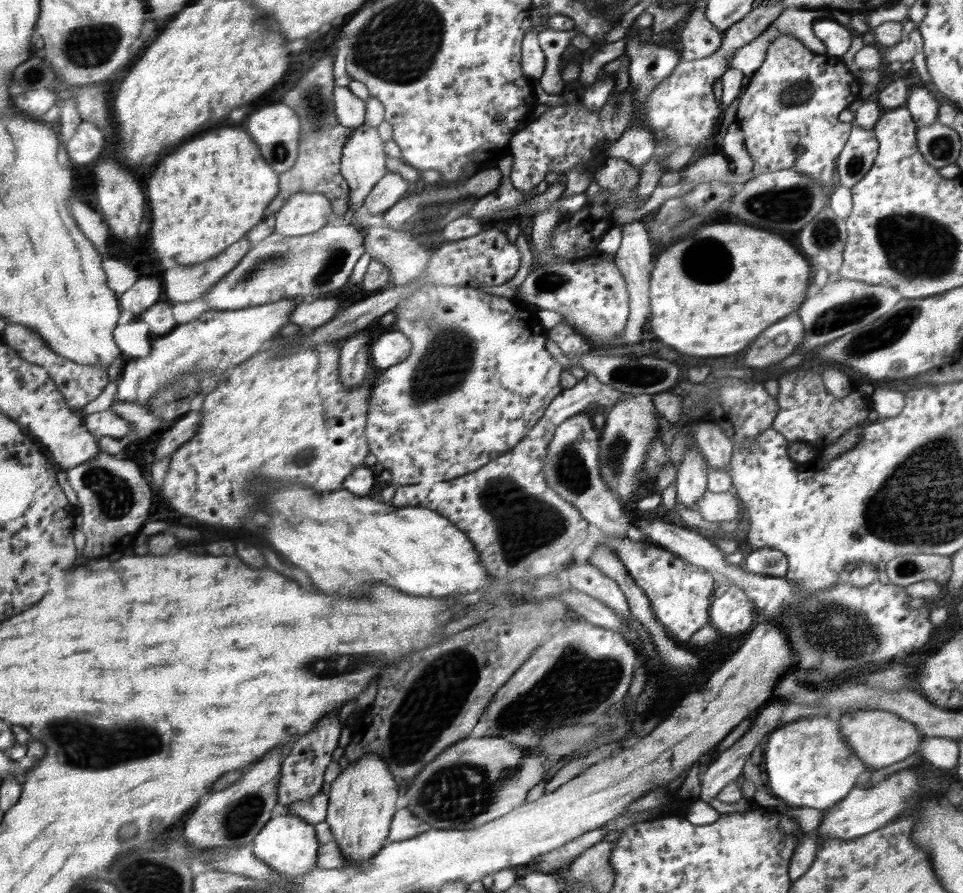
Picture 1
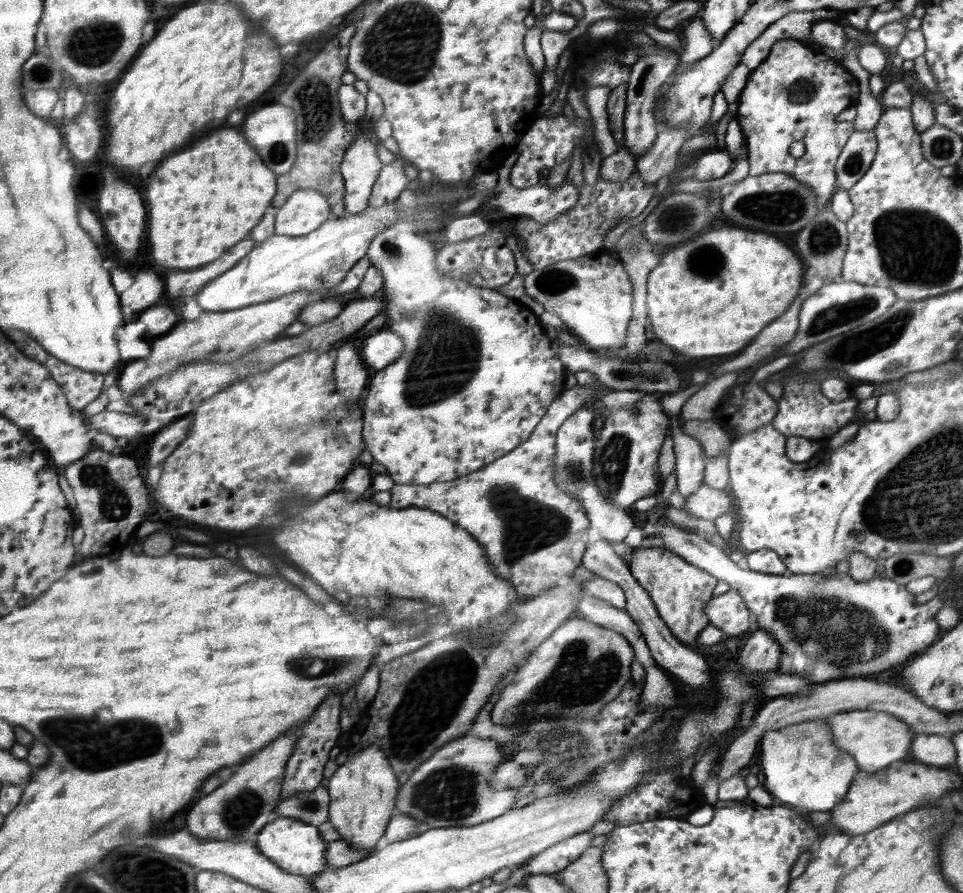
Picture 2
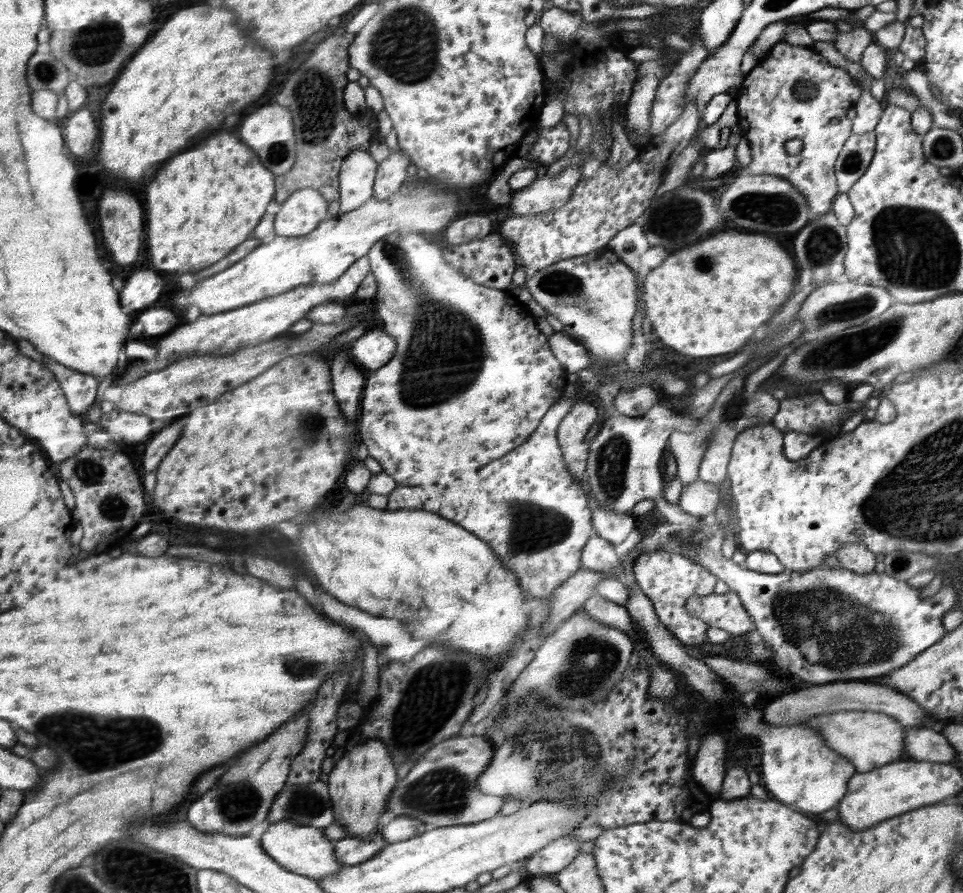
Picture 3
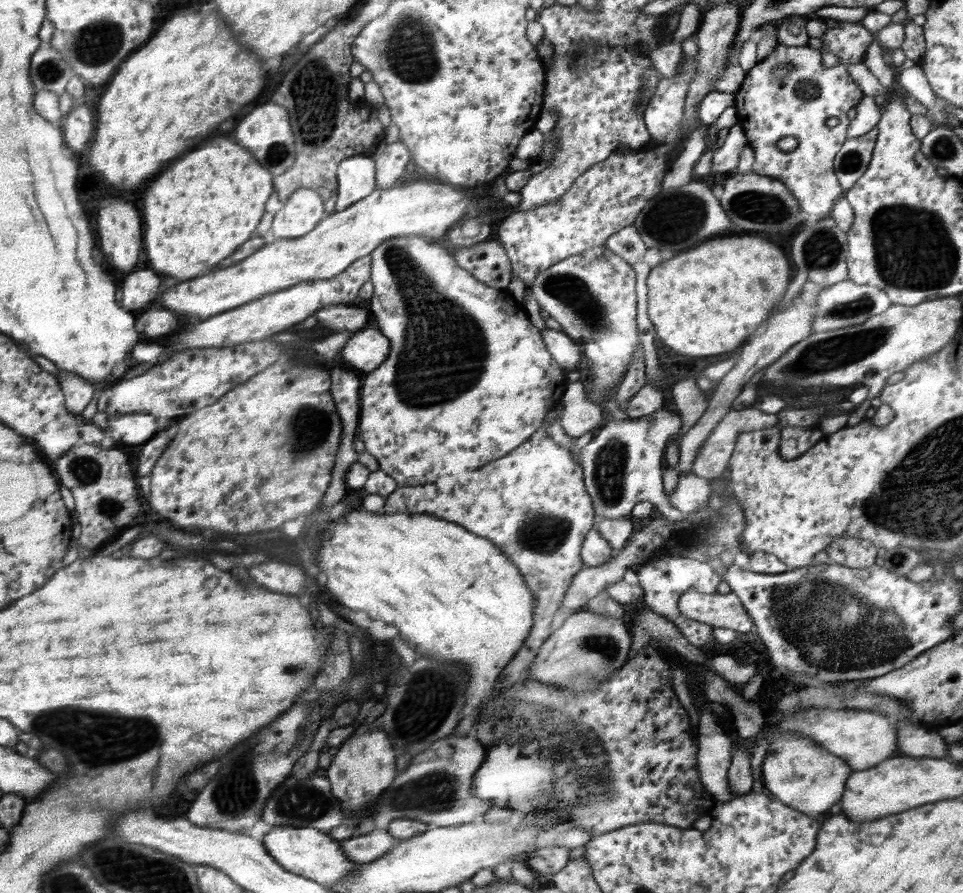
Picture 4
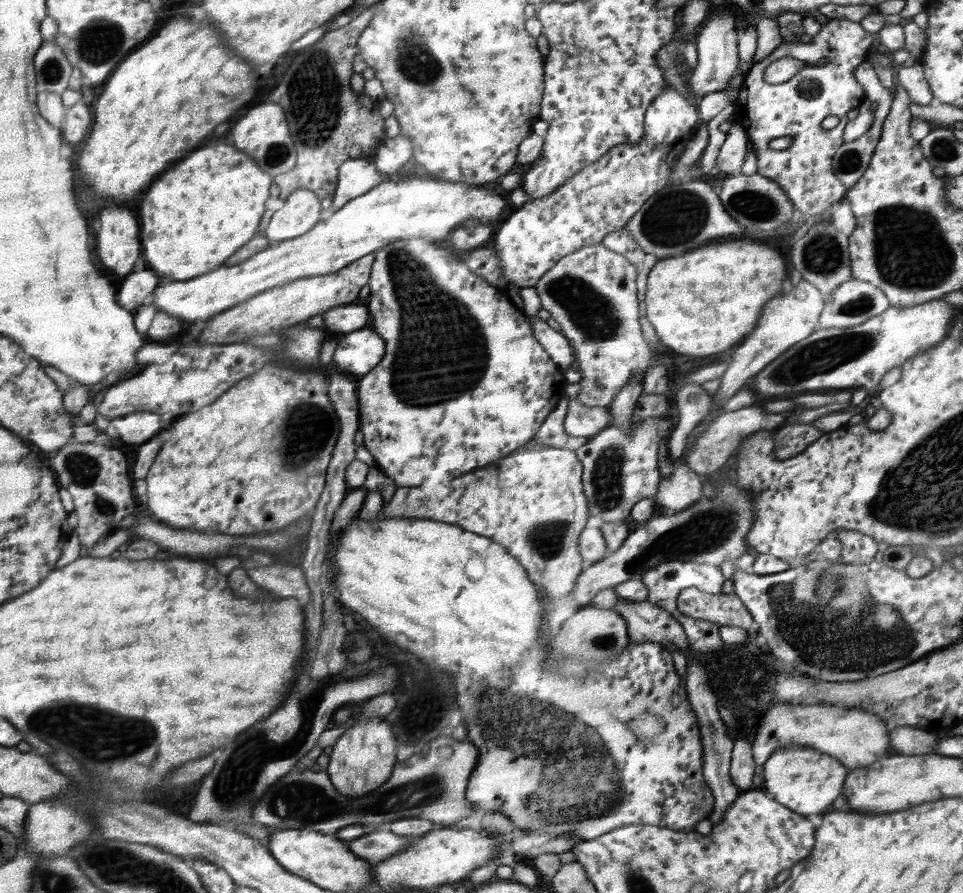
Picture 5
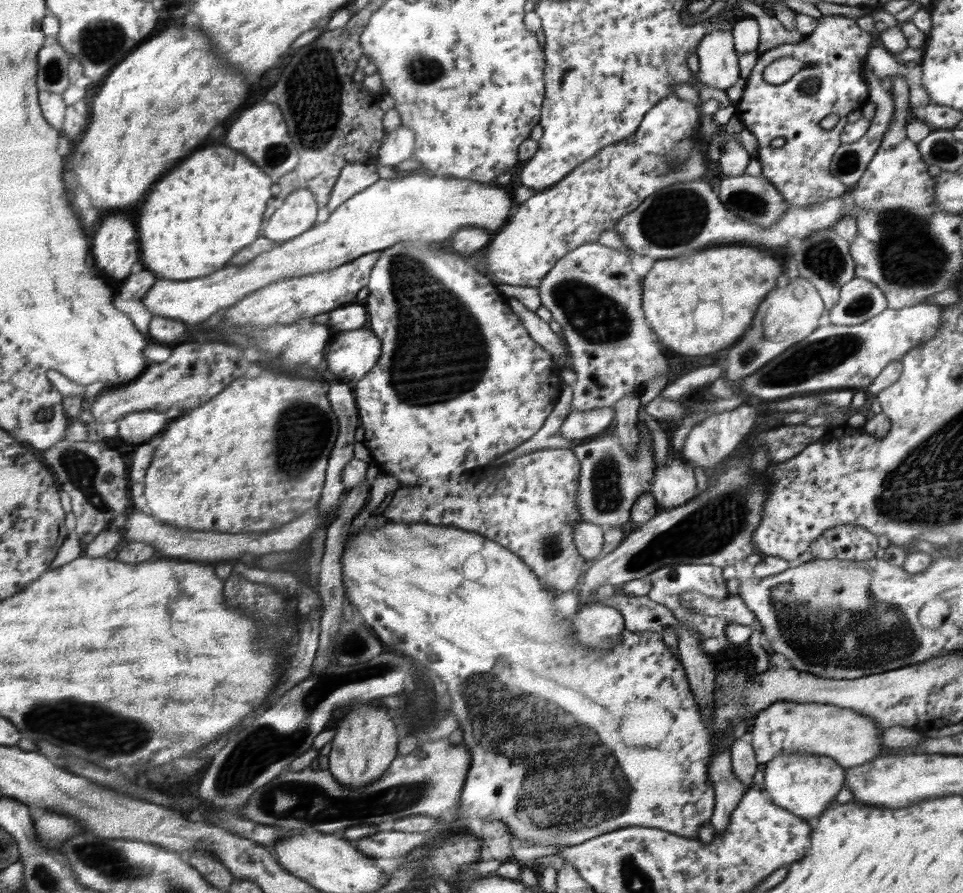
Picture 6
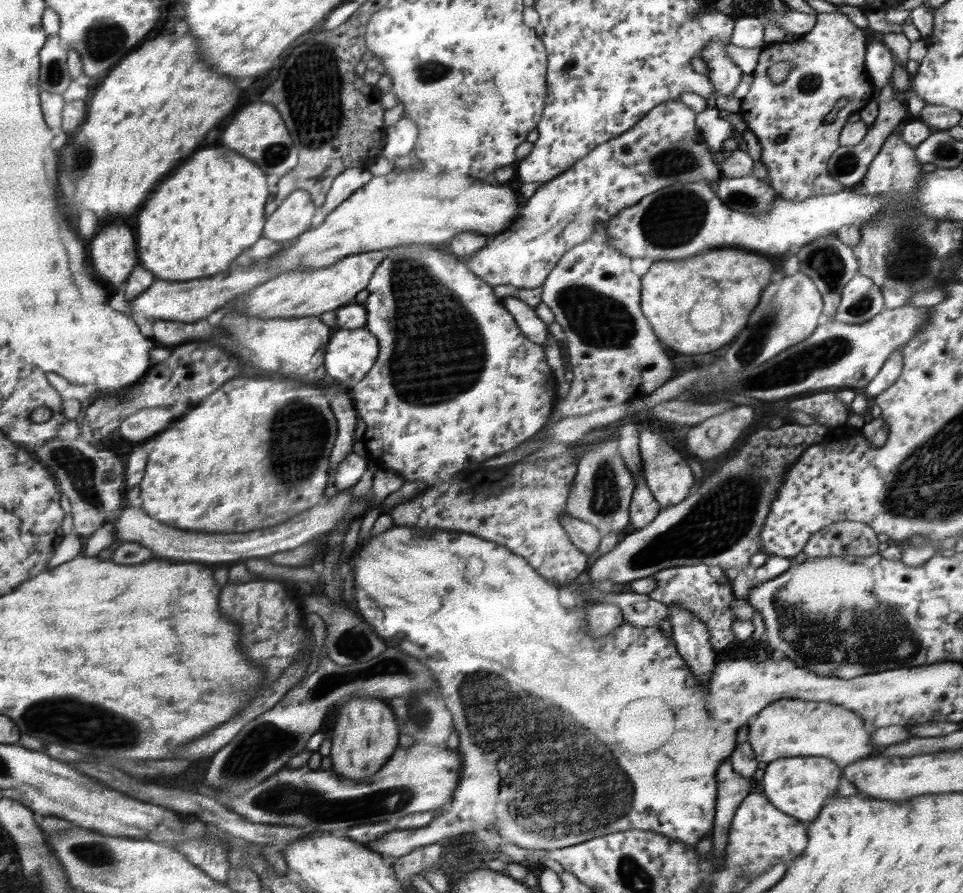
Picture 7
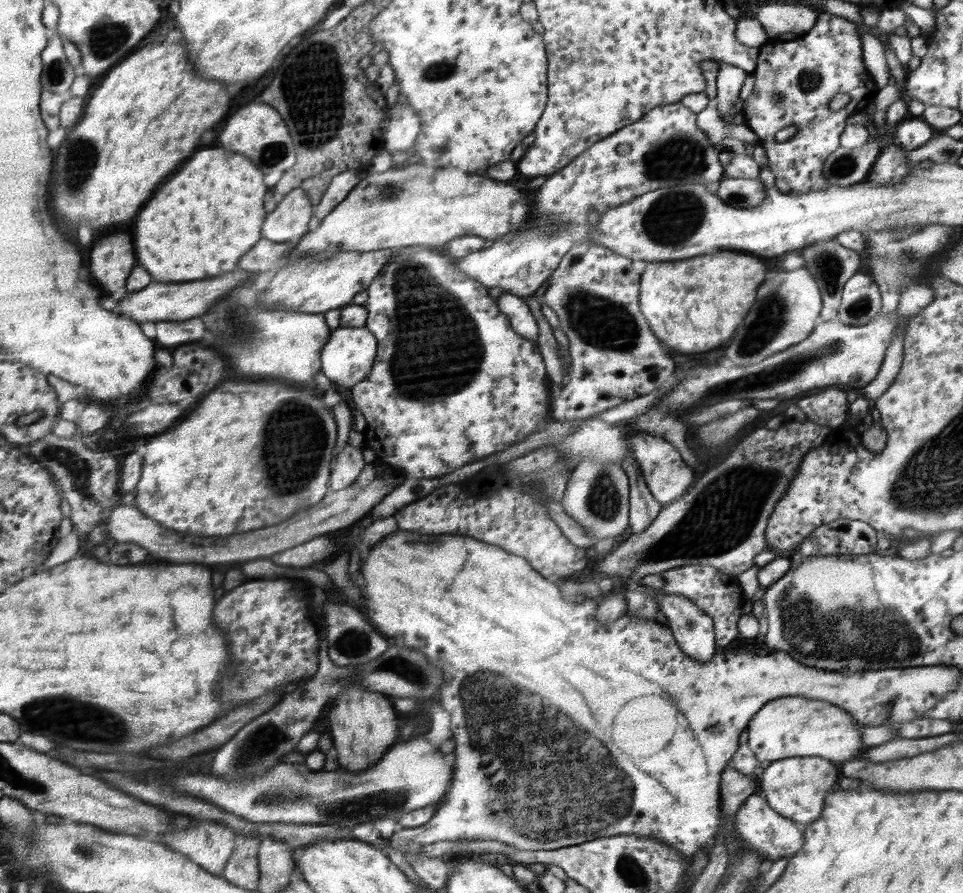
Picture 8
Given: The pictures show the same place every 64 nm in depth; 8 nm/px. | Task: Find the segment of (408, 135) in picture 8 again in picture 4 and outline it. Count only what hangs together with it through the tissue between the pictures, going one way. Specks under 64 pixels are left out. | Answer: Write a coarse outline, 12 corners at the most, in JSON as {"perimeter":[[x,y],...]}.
{"perimeter":[[401,140],[375,161],[375,188],[390,188],[411,162]]}

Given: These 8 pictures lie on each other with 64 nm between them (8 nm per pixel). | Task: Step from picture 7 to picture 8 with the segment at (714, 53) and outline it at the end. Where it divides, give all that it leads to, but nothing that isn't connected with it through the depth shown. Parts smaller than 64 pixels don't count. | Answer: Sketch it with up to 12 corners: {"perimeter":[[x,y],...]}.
{"perimeter":[[718,61],[717,110],[732,118],[749,75]]}

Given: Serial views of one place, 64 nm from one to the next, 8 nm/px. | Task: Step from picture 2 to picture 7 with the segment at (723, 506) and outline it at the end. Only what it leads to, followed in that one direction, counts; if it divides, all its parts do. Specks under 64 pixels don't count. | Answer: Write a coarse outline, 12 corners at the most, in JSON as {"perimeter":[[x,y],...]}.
{"perimeter":[[639,432],[647,488],[662,509],[697,484],[682,451]]}

